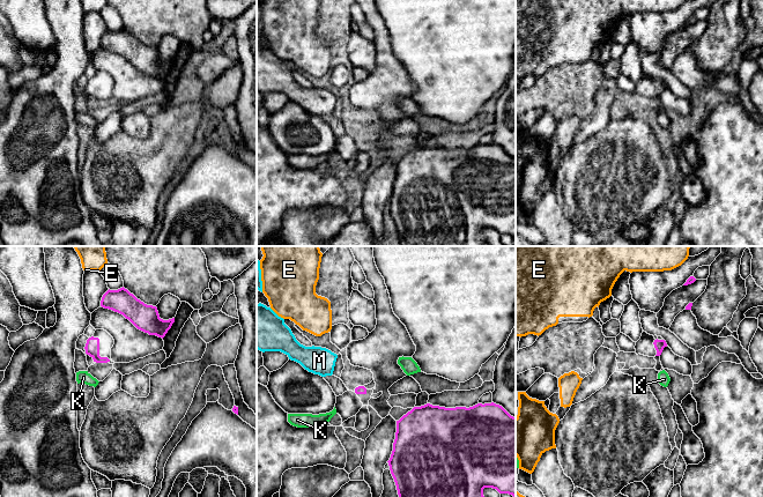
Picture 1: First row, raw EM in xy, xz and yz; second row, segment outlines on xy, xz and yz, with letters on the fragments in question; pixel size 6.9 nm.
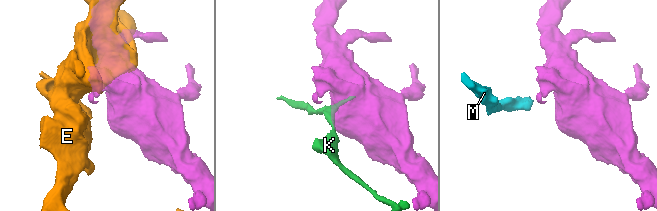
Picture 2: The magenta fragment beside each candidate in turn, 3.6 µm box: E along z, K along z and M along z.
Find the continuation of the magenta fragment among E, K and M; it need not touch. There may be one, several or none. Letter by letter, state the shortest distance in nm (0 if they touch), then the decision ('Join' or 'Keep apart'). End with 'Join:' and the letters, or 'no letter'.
E: Distance 110 nm. Keep apart
K: Distance 90 nm. Keep apart
M: Distance 190 nm. Join
Join: M

